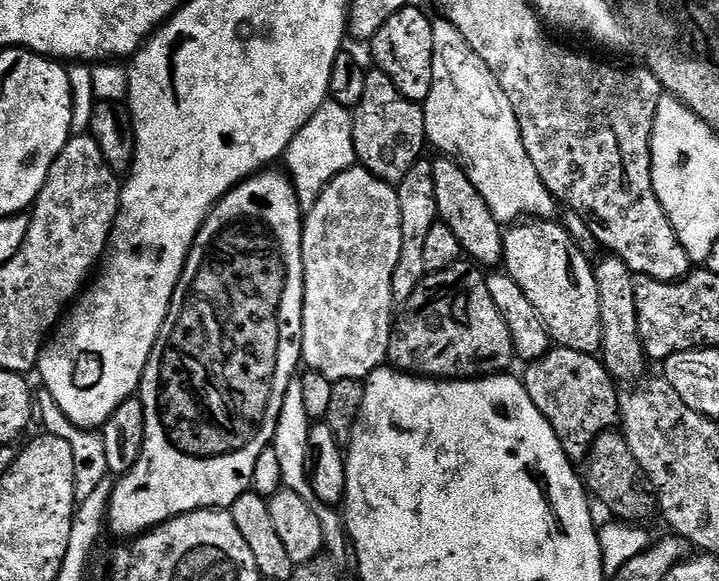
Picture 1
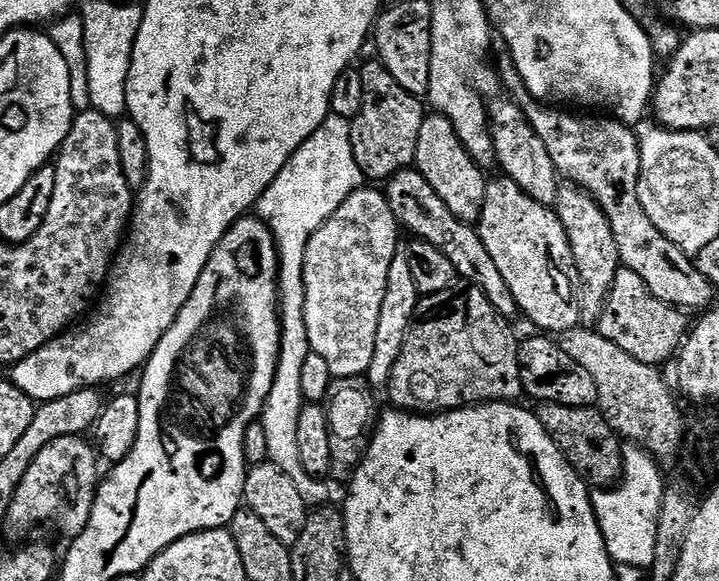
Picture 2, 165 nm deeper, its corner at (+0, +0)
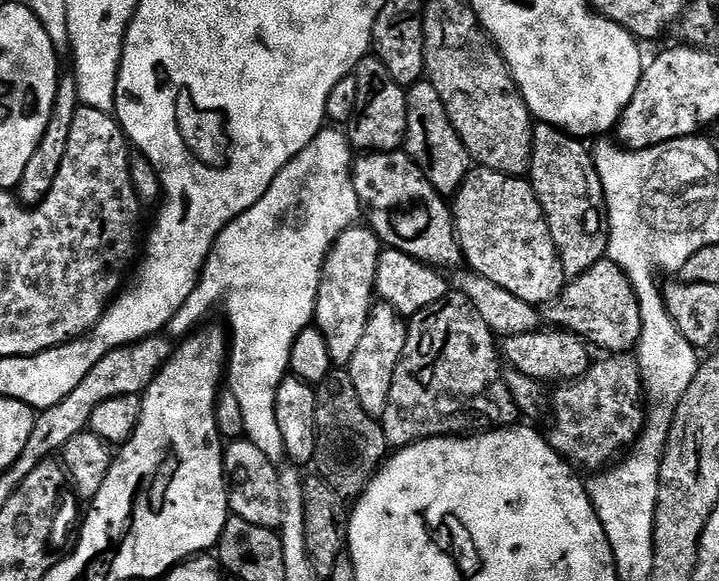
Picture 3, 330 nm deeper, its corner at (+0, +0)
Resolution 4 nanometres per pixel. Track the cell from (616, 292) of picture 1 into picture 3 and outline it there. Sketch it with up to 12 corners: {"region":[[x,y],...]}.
{"region":[[532,129],[530,183],[568,278],[608,254],[583,139]]}

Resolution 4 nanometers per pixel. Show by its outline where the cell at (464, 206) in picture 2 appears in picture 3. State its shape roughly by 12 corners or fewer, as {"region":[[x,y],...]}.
{"region":[[431,82],[408,94],[406,151],[455,197],[474,161]]}

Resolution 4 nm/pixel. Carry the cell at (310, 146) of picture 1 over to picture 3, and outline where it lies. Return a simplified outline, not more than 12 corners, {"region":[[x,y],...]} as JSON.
{"region":[[321,128],[218,234],[166,329],[220,303],[247,439],[286,456],[278,388],[324,264],[362,216]]}

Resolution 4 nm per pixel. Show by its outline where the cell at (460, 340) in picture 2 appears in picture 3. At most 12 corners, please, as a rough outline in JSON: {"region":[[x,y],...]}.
{"region":[[459,290],[411,317],[382,417],[399,450],[515,425]]}

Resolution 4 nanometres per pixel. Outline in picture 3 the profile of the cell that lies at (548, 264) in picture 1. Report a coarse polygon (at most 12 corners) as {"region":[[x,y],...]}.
{"region":[[477,167],[450,207],[471,271],[547,306],[566,283],[527,179]]}

